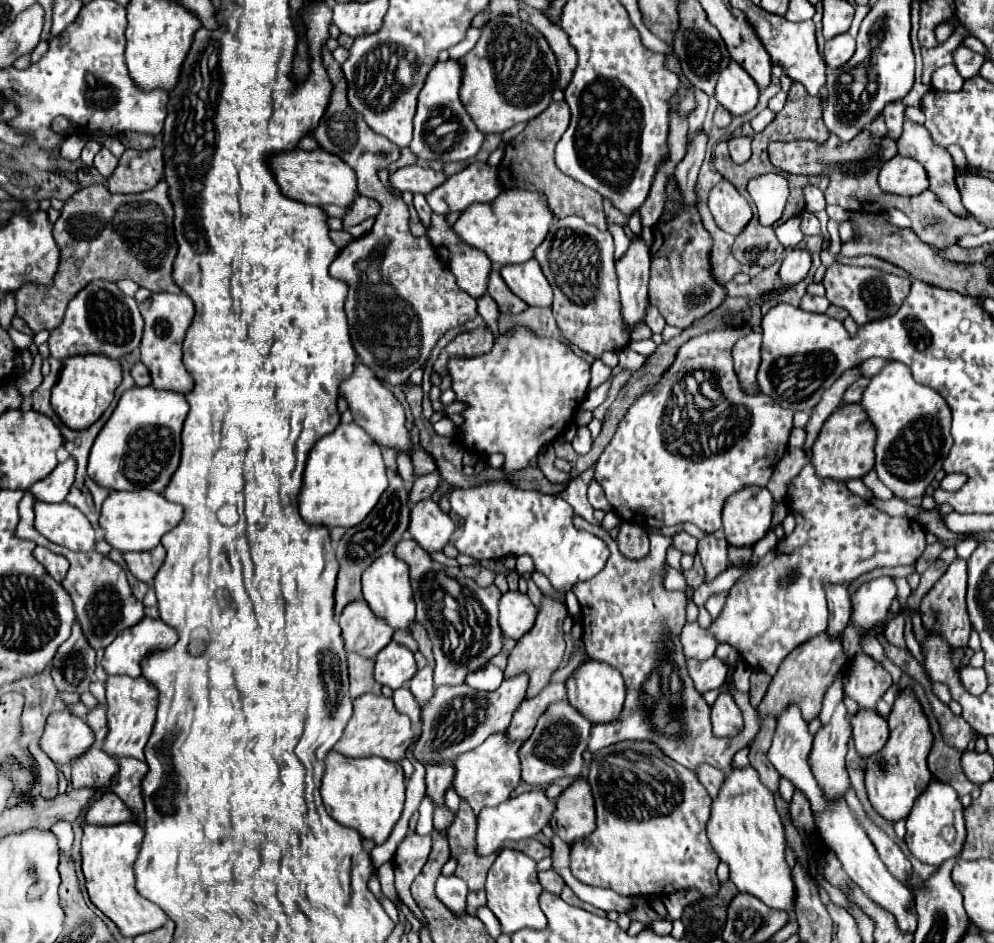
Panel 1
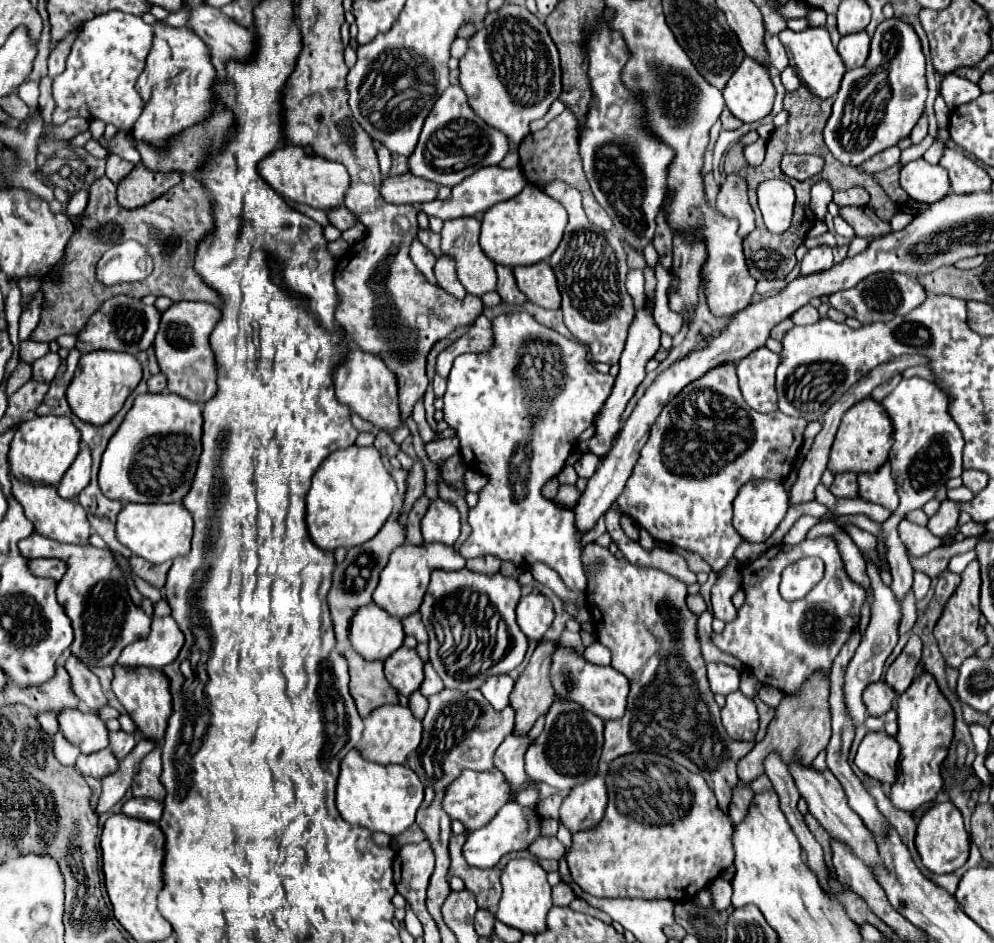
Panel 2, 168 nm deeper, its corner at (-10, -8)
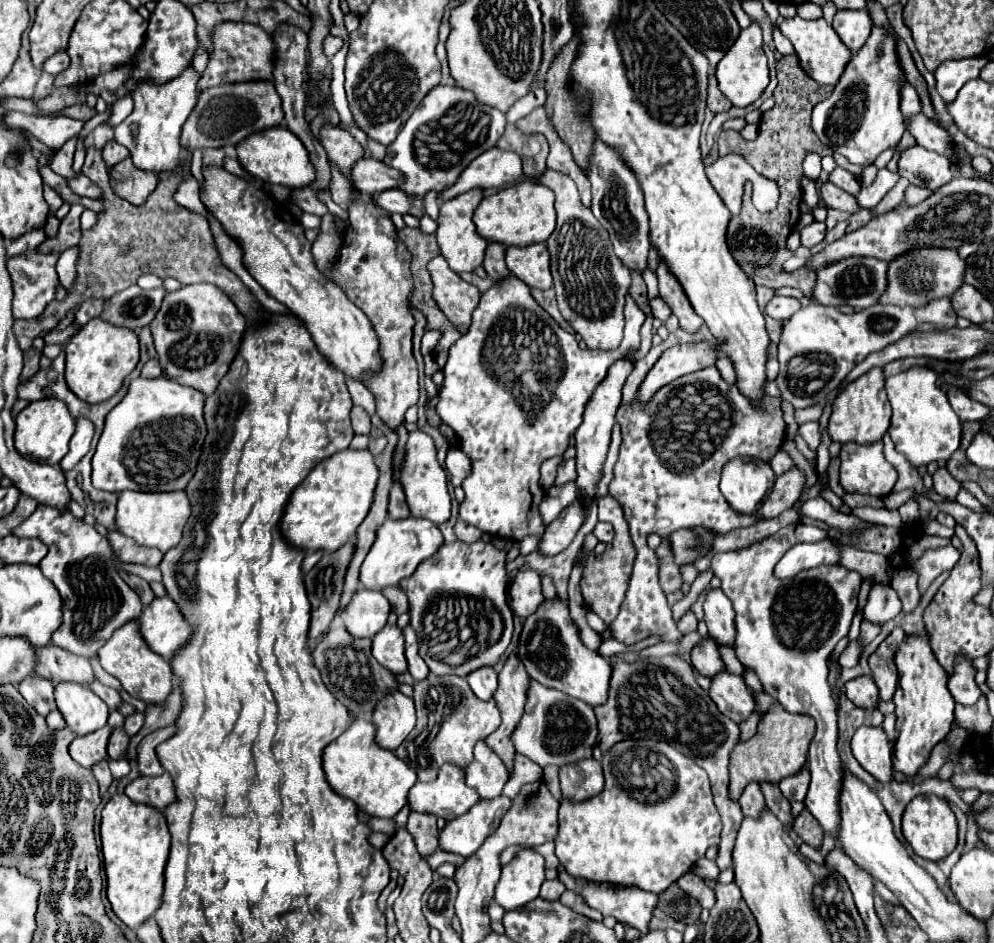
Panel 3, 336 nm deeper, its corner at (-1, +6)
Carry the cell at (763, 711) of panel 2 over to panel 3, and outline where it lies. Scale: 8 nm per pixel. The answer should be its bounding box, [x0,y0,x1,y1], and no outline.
[739,712,759,742]

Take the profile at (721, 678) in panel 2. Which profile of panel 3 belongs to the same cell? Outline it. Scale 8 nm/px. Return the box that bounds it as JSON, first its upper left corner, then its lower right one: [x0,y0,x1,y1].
[691,638,725,678]

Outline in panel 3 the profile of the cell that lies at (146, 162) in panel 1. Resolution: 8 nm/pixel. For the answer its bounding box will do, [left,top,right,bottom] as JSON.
[109,158,159,204]

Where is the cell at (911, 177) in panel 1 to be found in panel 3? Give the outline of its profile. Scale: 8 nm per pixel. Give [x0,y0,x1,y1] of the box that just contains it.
[899,146,953,190]

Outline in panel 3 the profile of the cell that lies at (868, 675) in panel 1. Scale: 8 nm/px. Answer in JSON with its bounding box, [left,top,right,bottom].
[845,676,879,708]

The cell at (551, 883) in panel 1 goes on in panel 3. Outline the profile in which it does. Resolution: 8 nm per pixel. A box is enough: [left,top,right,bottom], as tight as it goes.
[541,880,565,902]

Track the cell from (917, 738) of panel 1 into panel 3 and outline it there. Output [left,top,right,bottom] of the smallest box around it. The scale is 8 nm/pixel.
[893,636,955,776]

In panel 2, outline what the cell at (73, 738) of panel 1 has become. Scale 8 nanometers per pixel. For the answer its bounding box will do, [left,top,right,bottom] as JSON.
[58,708,108,754]

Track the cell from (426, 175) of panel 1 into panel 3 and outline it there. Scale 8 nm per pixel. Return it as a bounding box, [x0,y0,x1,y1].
[351,158,403,196]

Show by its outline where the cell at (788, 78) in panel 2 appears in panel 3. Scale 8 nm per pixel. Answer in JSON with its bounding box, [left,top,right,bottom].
[773,28,793,54]

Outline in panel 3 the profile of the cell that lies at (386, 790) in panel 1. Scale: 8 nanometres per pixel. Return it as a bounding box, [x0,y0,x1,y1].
[323,718,417,818]

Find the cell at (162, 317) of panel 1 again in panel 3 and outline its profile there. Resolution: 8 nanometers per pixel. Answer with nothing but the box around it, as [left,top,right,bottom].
[151,284,245,396]

